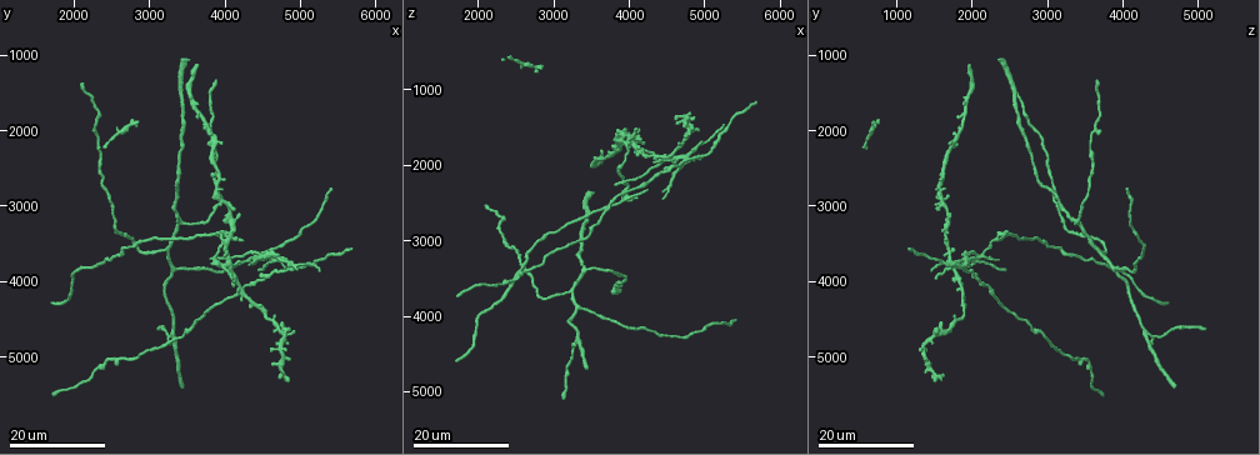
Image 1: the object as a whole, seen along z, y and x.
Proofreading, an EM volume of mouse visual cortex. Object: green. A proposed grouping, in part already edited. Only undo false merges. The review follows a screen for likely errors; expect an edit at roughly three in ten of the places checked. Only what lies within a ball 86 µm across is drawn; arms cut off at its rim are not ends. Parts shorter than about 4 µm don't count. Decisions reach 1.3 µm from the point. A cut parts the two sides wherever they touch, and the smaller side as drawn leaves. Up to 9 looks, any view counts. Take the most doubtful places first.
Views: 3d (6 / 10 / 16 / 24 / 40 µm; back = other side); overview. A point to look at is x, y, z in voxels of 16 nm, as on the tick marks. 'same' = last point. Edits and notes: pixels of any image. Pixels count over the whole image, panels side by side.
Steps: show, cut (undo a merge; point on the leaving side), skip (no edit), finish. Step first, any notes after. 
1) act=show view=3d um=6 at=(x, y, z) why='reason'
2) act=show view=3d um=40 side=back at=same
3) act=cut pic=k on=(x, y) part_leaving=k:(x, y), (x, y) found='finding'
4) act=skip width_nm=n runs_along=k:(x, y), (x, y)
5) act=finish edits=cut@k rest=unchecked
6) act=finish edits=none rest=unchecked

act=show view=3d um=24 at=(3300, 4700, 4350) why='branch point'

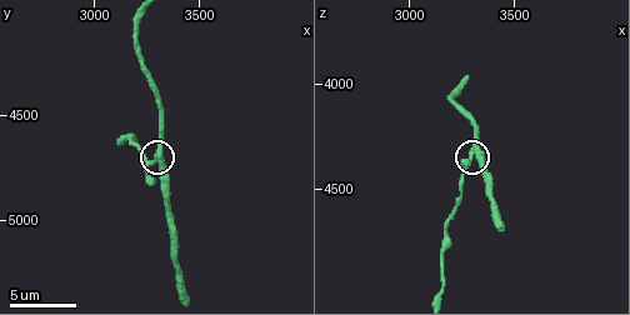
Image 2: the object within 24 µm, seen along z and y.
act=show view=3d um=10 at=same

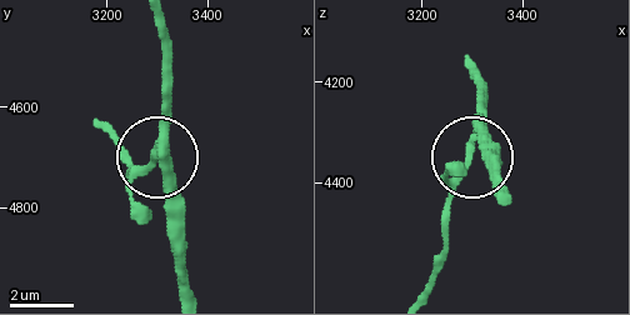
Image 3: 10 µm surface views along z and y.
act=skip width_nm=280 found='one cell here'

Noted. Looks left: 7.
act=show view=3d um=16 at=(4000, 3800, 1700) why='four or more arms meet'

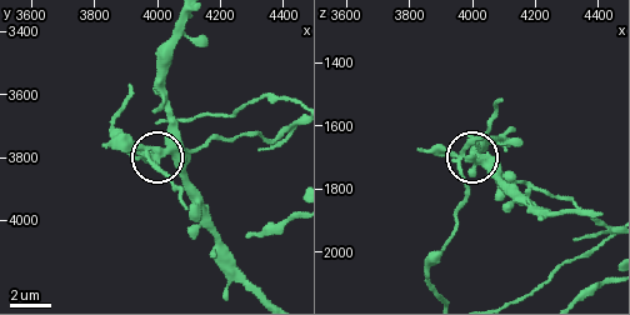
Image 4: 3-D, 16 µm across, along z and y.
act=show view=3d um=10 at=same

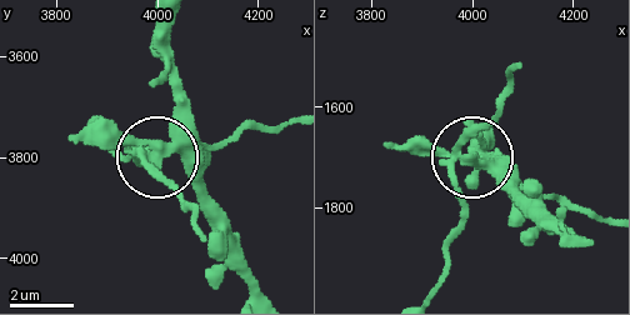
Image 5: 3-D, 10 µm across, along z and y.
act=cut pic=5 on=(158, 176) part_leaving=5:(170, 150), (208, 150), (248, 129), (288, 120) found='a second cell is stuck on'

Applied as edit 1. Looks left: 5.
act=show view=3d um=24 at=(3450, 3200, 3400) why='three arms meet'

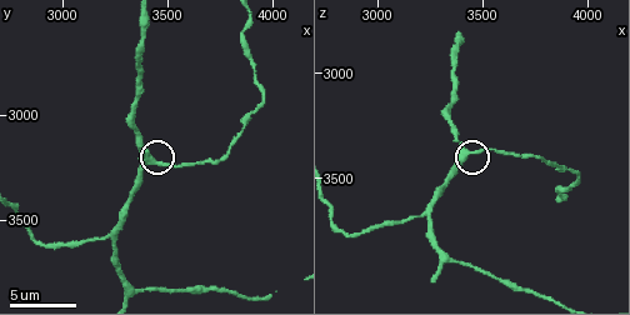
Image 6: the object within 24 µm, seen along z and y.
act=show view=3d um=6 at=(3430, 3220, 3370)

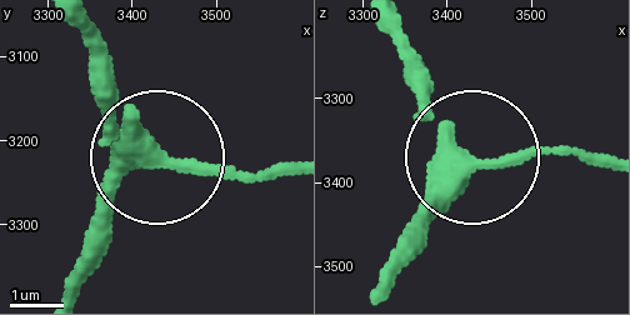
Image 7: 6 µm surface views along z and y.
act=skip arms=3 found='one cell here'

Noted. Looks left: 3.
act=show view=3d um=10 at=(3330, 3830, 3880) why='three-way junction'

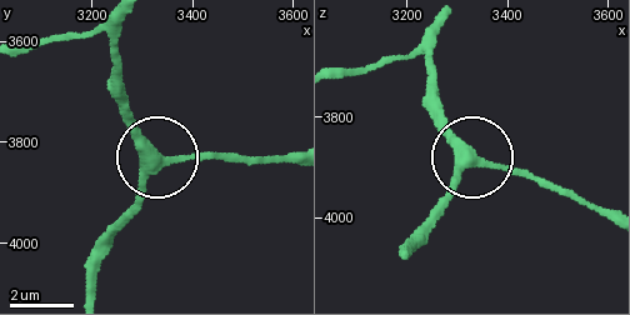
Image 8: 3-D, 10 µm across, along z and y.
act=skip arms=3 found='continuous, no second cell'

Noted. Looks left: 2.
act=finish edits=cut@5 rest=unchecked

